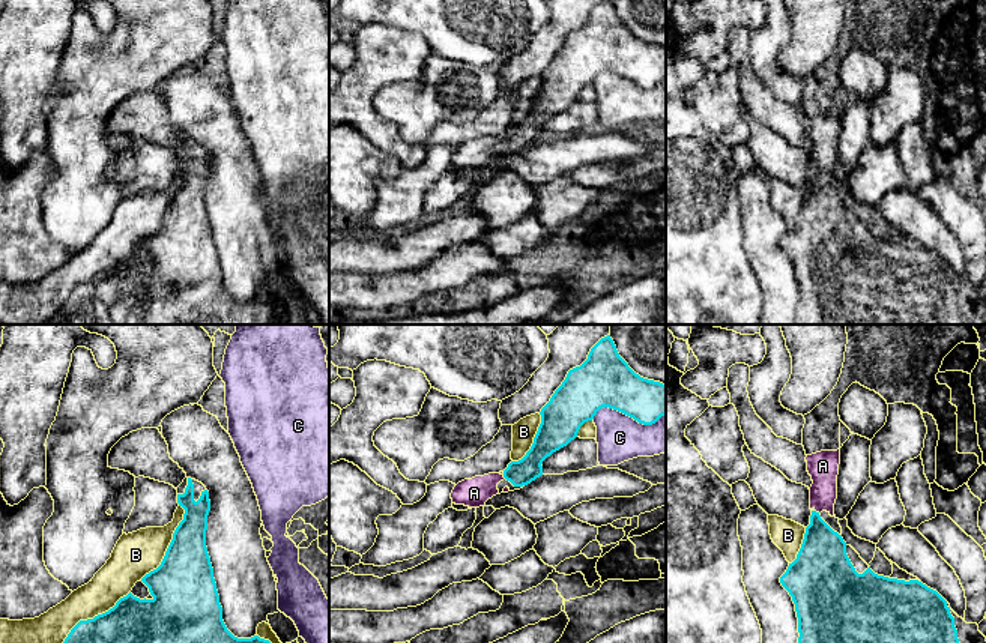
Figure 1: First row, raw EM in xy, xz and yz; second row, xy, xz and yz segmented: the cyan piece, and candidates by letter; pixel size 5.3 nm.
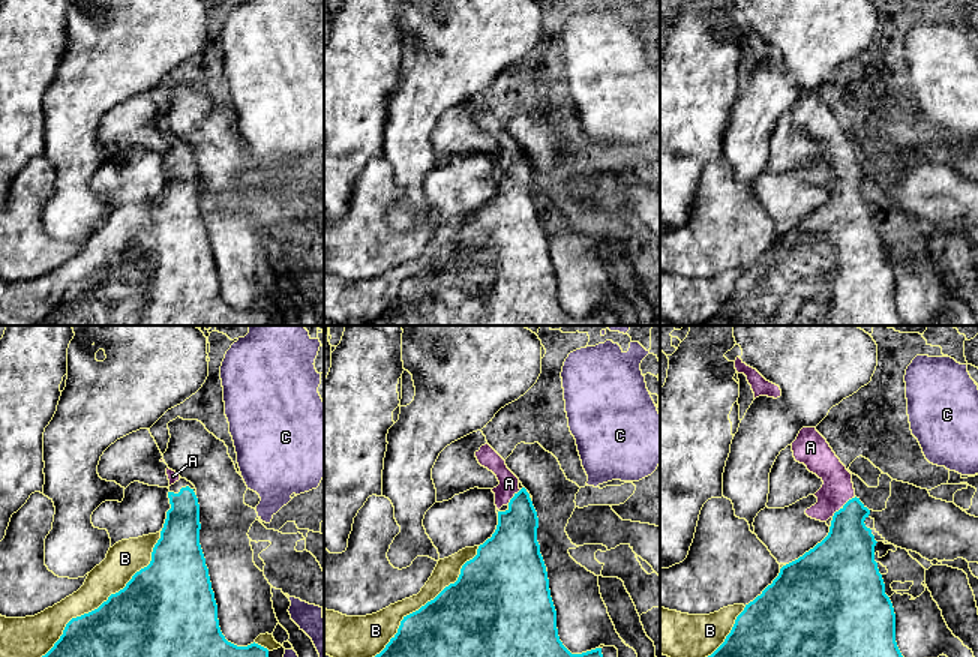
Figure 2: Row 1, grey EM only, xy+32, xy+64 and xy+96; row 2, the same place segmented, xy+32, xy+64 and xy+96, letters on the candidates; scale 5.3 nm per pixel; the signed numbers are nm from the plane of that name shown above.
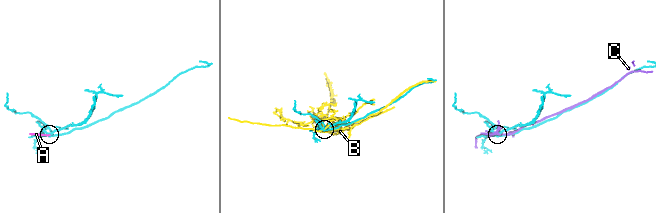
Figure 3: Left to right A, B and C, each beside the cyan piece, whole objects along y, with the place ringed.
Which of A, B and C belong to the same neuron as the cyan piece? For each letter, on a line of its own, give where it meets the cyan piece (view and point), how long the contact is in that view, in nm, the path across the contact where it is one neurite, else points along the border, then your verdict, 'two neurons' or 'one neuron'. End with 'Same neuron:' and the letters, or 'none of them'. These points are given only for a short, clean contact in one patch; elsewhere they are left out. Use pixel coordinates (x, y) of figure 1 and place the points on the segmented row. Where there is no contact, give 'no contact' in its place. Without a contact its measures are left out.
A: yz (818, 513) | 40 nm | one neuron
B: xy (170, 544) | 460 nm | two neurons
C: xz (627, 415) | 400 nm | two neurons
Same neuron: A

